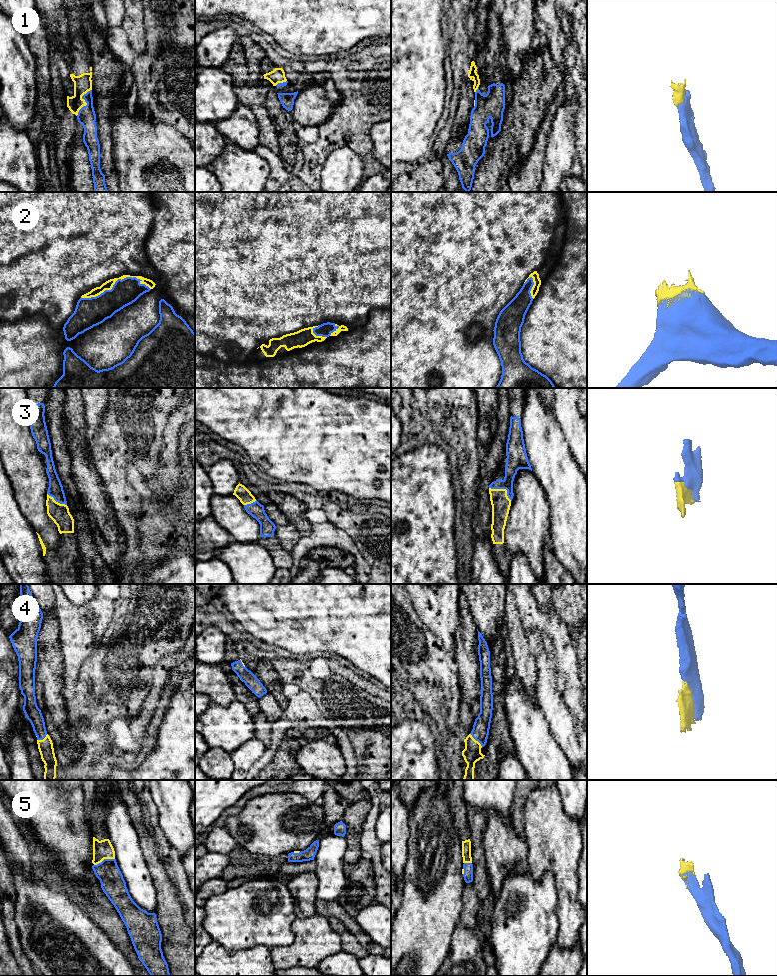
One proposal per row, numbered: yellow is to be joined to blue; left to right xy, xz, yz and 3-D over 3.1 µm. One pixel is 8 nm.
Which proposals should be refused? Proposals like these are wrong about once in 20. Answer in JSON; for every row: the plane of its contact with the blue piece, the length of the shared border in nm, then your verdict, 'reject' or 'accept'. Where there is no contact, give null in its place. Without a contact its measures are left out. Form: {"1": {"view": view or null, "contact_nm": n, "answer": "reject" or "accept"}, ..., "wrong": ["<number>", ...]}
{"1": {"view": "xy", "contact_nm": 240, "answer": "accept"}, "2": {"view": "xy", "contact_nm": 550, "answer": "accept"}, "3": {"view": "yz", "contact_nm": 220, "answer": "accept"}, "4": {"view": "yz", "contact_nm": 150, "answer": "accept"}, "5": {"view": "xy", "contact_nm": 180, "answer": "accept"}, "wrong": []}

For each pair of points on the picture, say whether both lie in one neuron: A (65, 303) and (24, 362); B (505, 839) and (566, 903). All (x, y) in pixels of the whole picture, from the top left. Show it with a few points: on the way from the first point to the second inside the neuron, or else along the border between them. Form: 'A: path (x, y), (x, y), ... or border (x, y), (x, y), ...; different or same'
A: border (28, 316), (41, 314), (54, 328), (62, 330); different
B: border (525, 840), (527, 844), (528, 866); different

